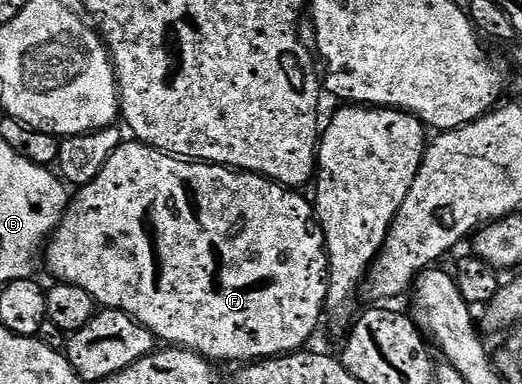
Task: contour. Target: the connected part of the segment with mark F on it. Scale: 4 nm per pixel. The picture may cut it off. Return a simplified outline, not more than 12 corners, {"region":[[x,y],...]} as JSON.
{"region":[[123,142],[55,281],[208,361],[307,347],[314,205]]}

